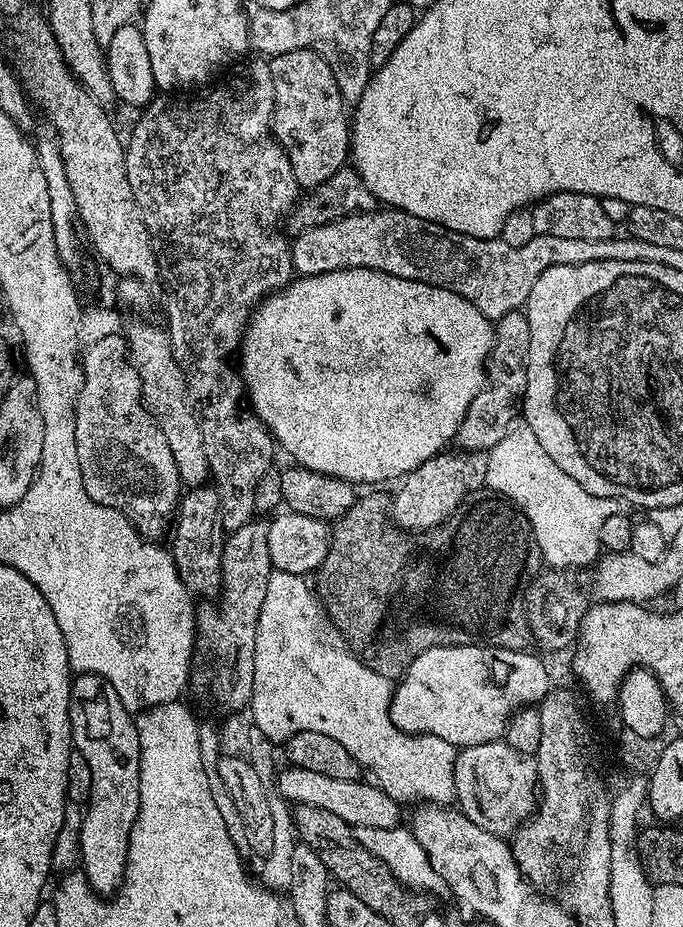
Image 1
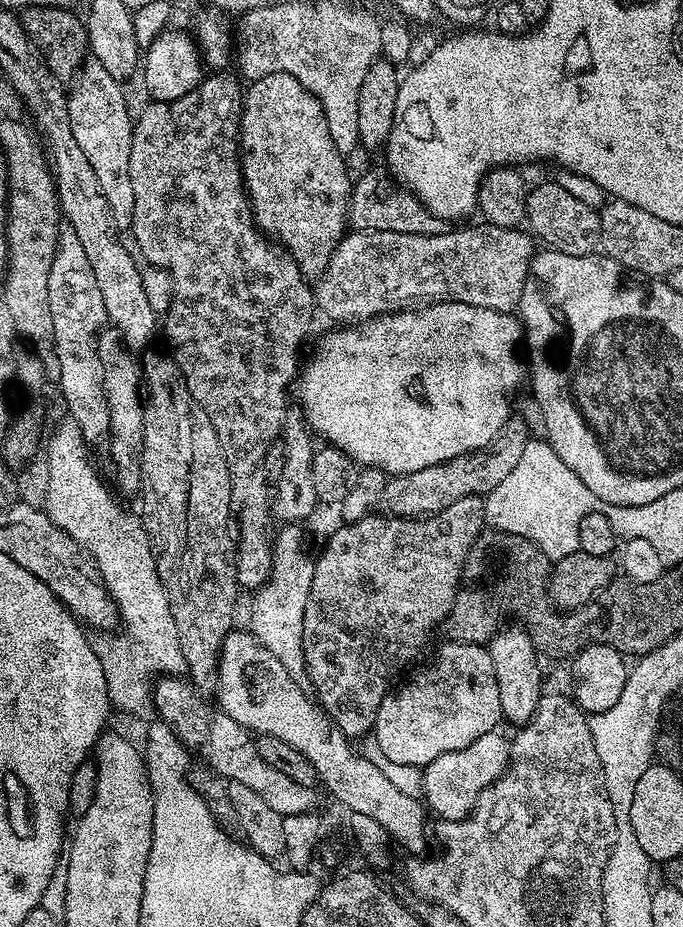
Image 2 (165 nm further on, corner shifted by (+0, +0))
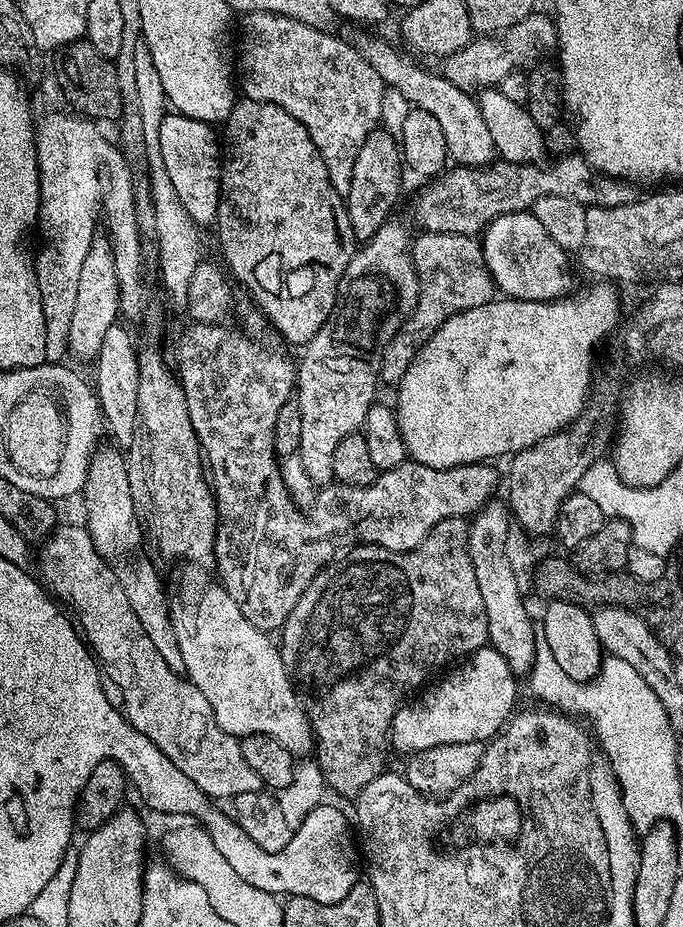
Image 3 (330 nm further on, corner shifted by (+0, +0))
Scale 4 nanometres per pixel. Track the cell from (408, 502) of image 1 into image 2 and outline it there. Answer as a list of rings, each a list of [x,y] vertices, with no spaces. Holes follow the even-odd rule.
[[[483,496],[458,498],[458,502],[454,502],[454,506],[446,506],[446,510],[423,518],[409,518],[391,514],[378,515],[371,514],[360,521],[341,523],[341,528],[325,542],[320,556],[318,552],[315,557],[316,565],[314,566],[314,578],[310,582],[310,598],[306,598],[306,606],[304,607],[304,672],[316,690],[316,692],[314,691],[315,697],[328,719],[349,738],[357,738],[356,736],[364,738],[373,731],[378,706],[382,706],[382,698],[386,698],[386,694],[393,687],[394,681],[392,679],[427,646],[432,631],[435,628],[437,631],[443,625],[444,619],[448,617],[450,610],[456,605],[456,598],[462,591],[460,579],[464,576],[464,563],[468,560],[468,551],[475,544],[477,547],[486,528]]]

